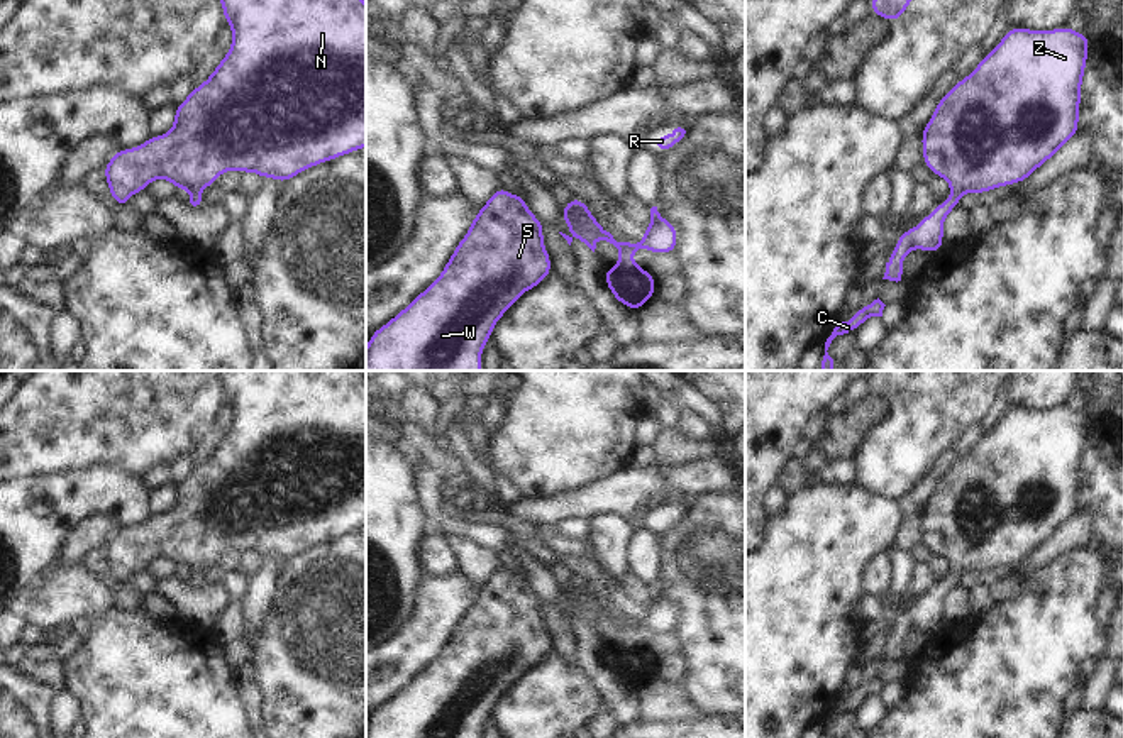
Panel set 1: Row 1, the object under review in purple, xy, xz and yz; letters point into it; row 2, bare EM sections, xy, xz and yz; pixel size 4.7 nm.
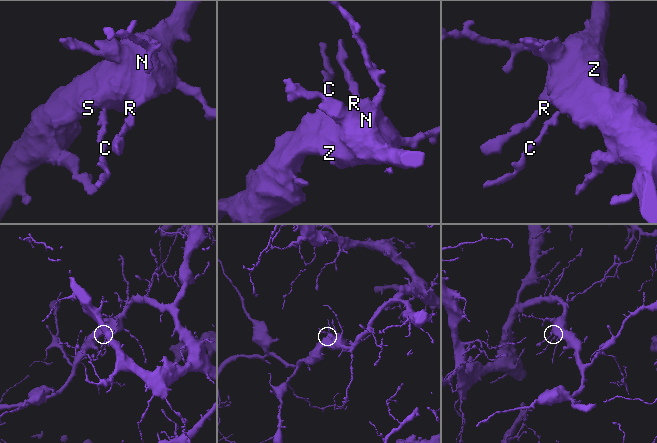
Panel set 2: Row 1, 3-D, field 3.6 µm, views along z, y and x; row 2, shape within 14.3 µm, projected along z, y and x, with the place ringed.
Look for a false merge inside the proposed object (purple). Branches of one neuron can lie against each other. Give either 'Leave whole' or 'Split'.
Leave whole.

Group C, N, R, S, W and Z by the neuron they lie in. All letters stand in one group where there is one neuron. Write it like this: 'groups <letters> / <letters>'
groups C N R S W Z

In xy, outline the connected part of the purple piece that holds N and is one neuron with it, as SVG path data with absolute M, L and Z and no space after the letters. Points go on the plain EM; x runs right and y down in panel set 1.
M219 371L232 423L207 460L174 487L168 513L113 531L103 547L119 587L152 559L190 569L188 589L205 586L202 567L224 550L252 550L285 564L322 542L366 526L366 383L361 371Z

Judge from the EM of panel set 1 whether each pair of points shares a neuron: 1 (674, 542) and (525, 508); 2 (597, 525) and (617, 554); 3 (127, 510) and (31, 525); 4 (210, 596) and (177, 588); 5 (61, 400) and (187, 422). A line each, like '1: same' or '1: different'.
1: different
2: same
3: same
4: same
5: same

